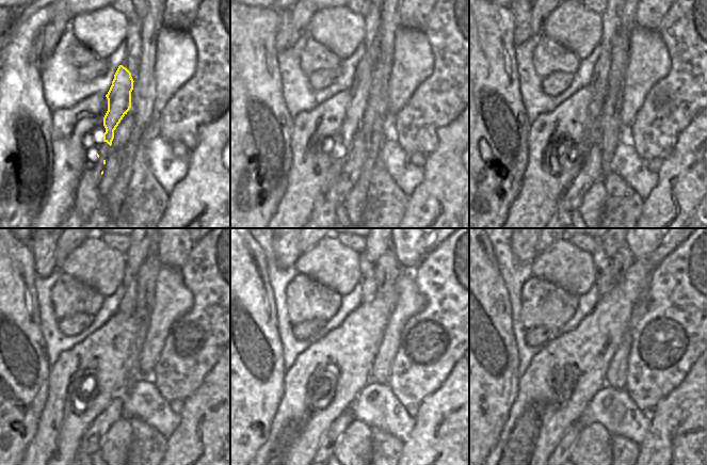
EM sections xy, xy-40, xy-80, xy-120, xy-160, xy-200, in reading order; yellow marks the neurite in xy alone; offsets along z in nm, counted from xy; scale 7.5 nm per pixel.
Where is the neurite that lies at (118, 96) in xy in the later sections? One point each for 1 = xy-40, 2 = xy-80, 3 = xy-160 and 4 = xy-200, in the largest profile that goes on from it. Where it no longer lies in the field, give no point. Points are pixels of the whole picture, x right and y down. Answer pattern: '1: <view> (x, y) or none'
1: xy-40 (325, 204)
2: xy-80 (599, 82)
3: xy-160 (367, 283)
4: xy-200 (605, 283)

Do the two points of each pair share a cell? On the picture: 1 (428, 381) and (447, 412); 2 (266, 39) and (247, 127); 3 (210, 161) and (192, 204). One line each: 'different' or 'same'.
1: different
2: same
3: same

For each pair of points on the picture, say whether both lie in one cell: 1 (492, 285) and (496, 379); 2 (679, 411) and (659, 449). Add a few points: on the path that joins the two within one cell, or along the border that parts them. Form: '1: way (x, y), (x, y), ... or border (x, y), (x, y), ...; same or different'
1: way (492, 309), (492, 318), (505, 340), (510, 358); same
2: way (677, 420), (669, 432), (669, 439); same

